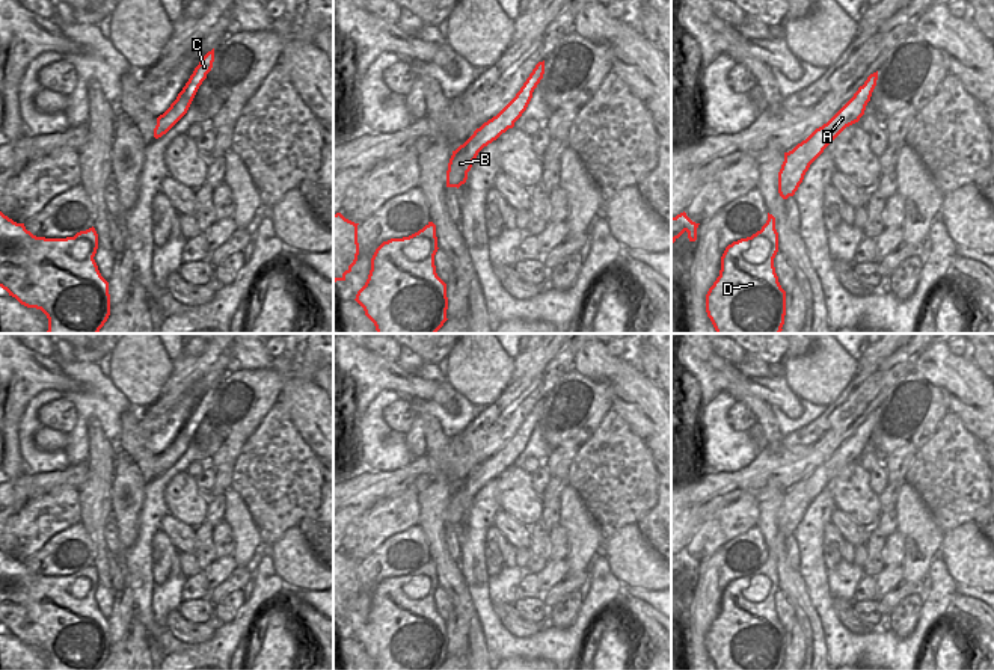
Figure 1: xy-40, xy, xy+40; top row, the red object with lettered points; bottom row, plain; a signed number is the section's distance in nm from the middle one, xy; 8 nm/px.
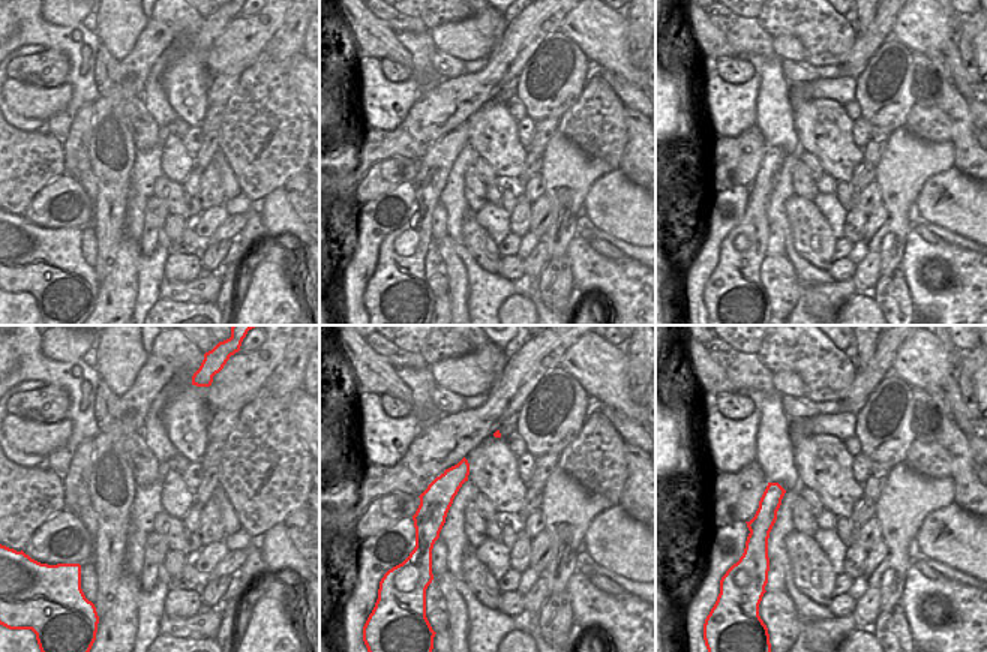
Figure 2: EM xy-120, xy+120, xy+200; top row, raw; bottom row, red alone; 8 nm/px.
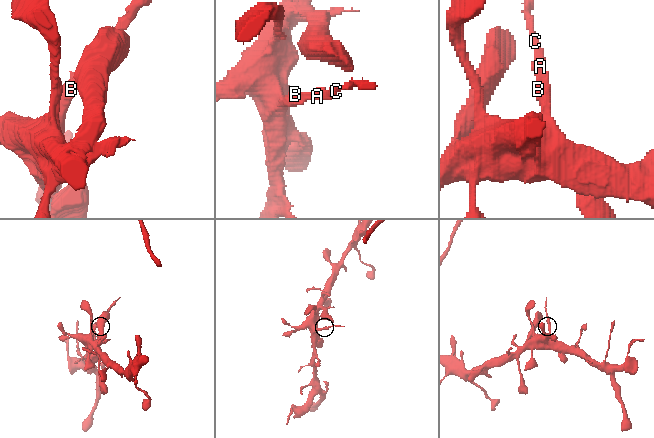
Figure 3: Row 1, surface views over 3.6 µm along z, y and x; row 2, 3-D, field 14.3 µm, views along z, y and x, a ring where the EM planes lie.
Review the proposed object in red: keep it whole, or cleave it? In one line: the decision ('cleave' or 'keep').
cleave

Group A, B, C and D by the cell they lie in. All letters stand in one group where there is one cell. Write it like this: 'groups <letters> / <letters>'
groups A C / B D

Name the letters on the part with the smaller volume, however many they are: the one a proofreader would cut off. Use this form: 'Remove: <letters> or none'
Remove: A, C.

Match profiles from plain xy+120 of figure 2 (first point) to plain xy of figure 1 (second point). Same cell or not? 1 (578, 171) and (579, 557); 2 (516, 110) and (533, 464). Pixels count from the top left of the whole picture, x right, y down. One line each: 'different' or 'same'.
1: same
2: same

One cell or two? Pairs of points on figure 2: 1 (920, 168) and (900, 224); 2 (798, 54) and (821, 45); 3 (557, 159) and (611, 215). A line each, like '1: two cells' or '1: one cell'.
1: one cell
2: two cells
3: two cells

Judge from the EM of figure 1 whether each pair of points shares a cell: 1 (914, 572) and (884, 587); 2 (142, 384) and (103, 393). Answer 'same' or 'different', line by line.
1: different
2: different

